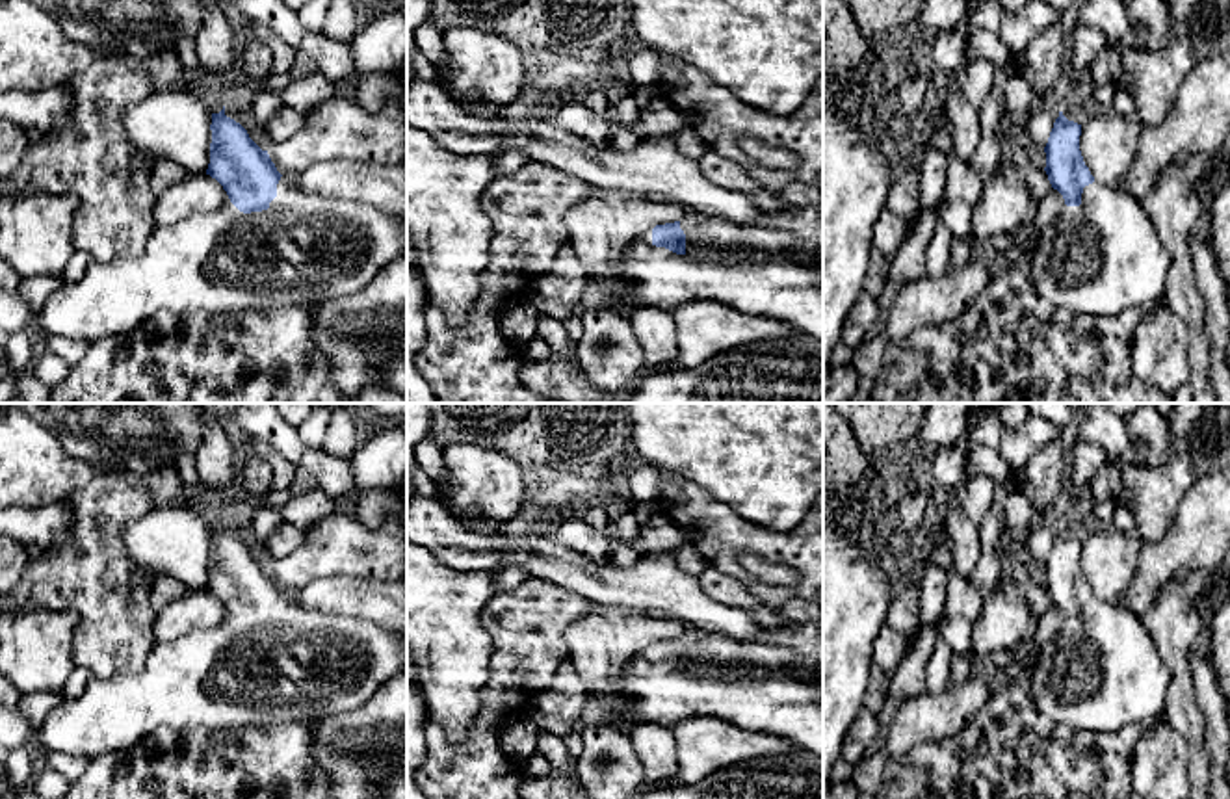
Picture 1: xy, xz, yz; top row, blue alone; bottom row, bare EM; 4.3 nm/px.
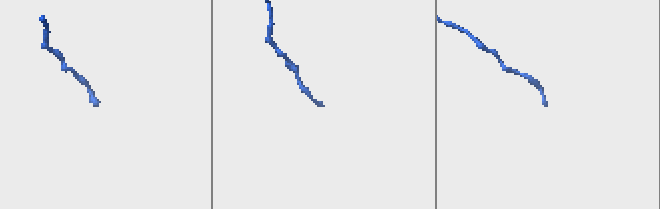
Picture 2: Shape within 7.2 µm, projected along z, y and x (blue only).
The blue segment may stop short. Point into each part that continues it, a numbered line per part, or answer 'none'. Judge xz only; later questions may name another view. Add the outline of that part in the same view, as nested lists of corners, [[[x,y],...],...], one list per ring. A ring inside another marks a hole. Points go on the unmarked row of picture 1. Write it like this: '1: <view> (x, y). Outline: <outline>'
1: xz (751, 684). Outline: [[[687,626],[680,635],[686,669],[676,671],[652,660],[652,645],[630,658],[621,678],[622,691],[630,699],[630,715],[639,725],[673,728],[682,719],[710,715],[823,756],[823,682],[799,678],[793,671],[797,656],[790,648],[728,639]]]

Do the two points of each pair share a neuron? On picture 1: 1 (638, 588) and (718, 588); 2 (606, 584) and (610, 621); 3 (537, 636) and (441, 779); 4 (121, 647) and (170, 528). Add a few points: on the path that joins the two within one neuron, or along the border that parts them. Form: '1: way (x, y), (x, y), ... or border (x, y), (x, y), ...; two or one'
1: border (697, 576), (699, 586), (708, 595), (740, 608); two
2: border (593, 601), (651, 614); two
3: way (513, 673), (500, 686), (500, 705), (474, 746); one
4: border (123, 539), (125, 550), (153, 576); two

